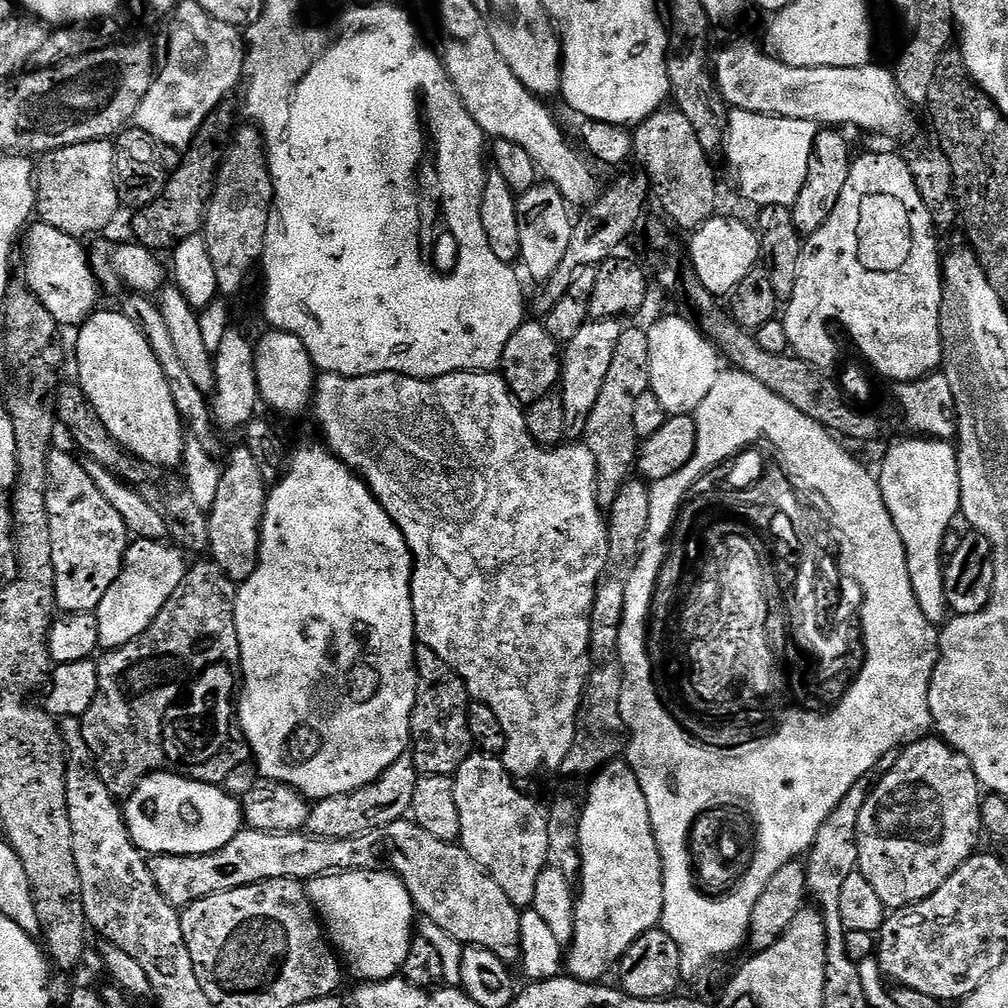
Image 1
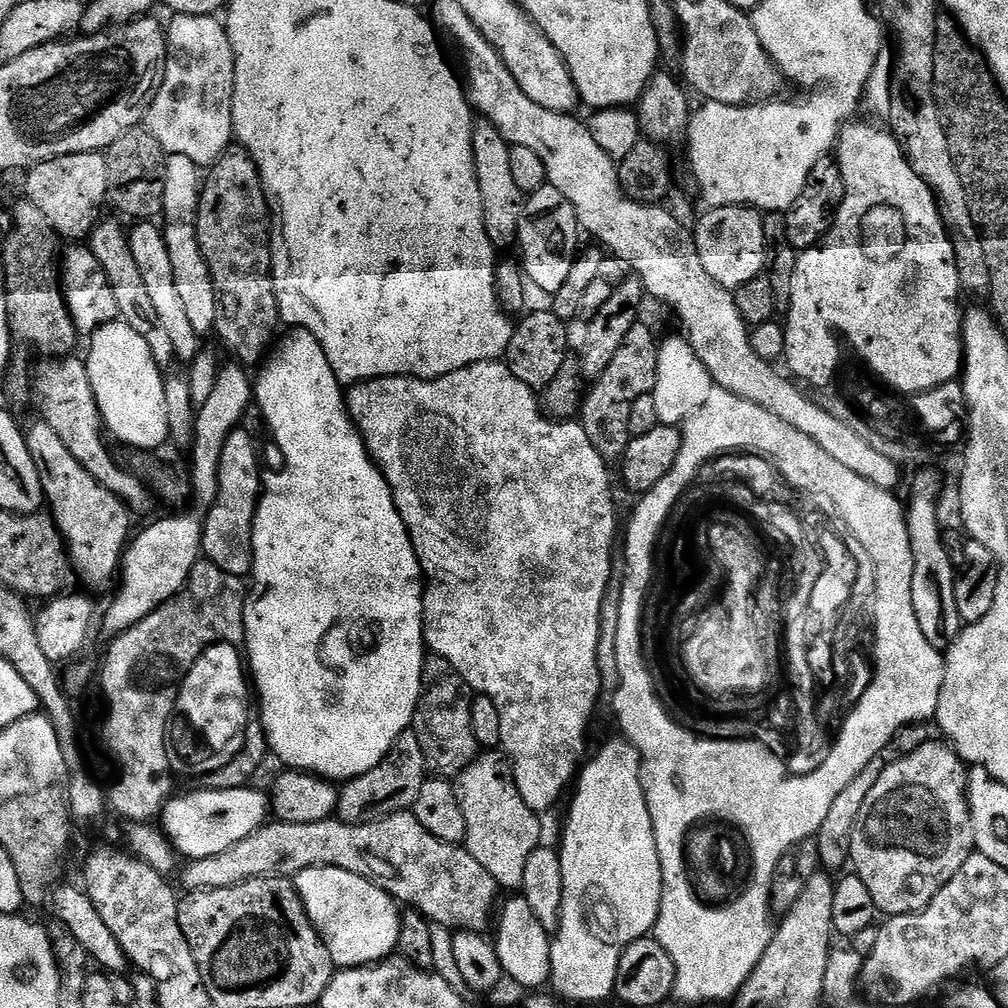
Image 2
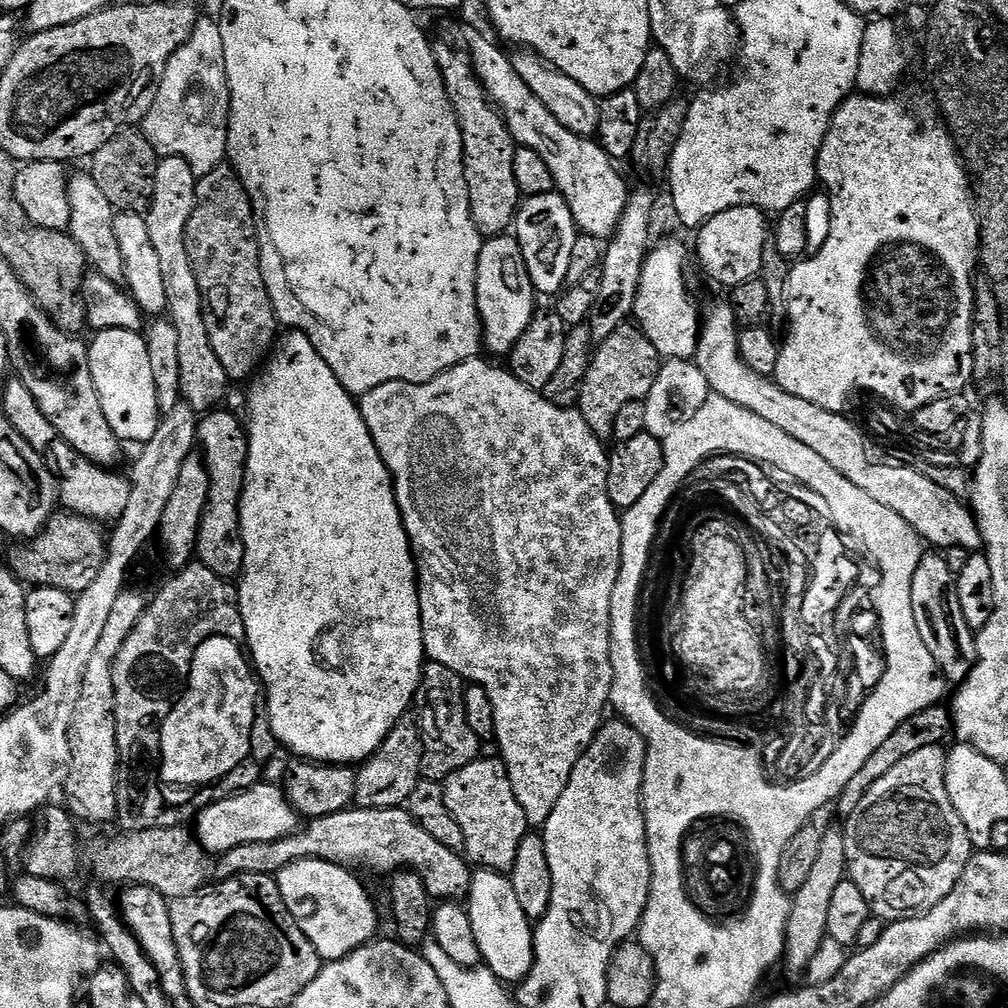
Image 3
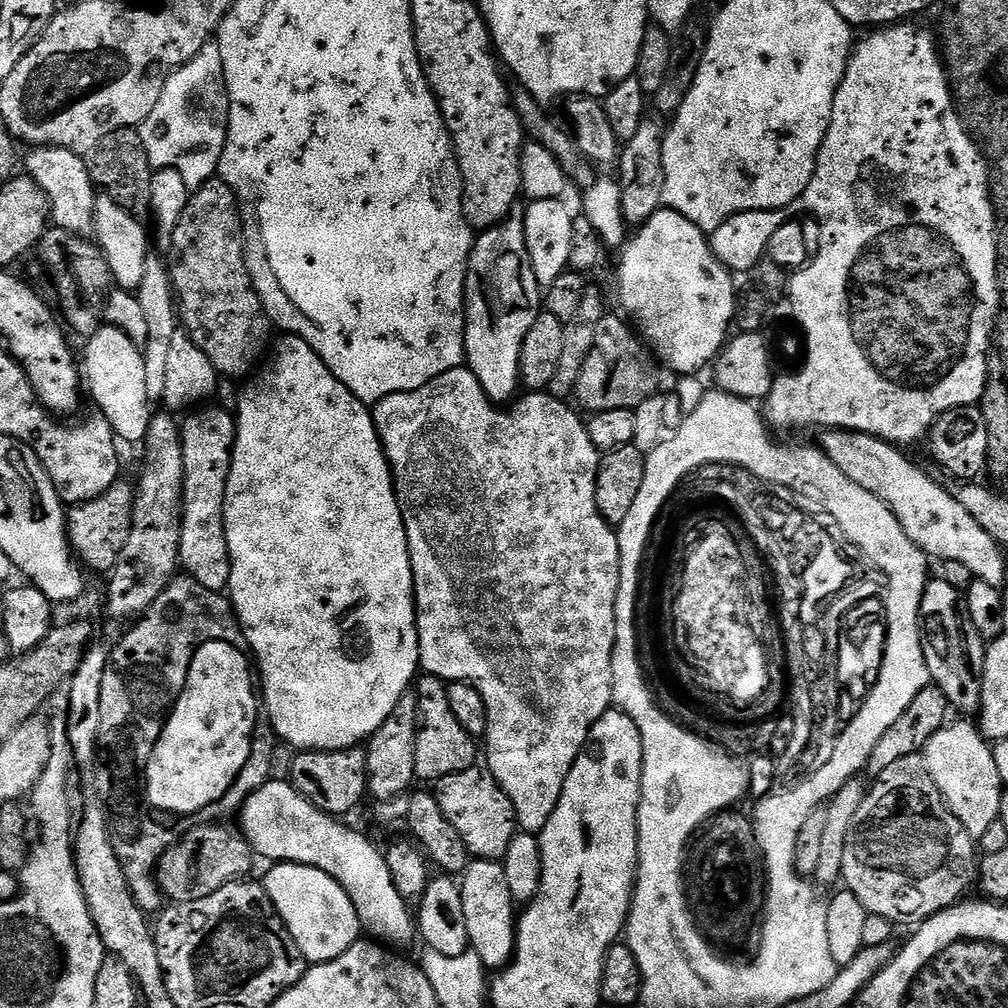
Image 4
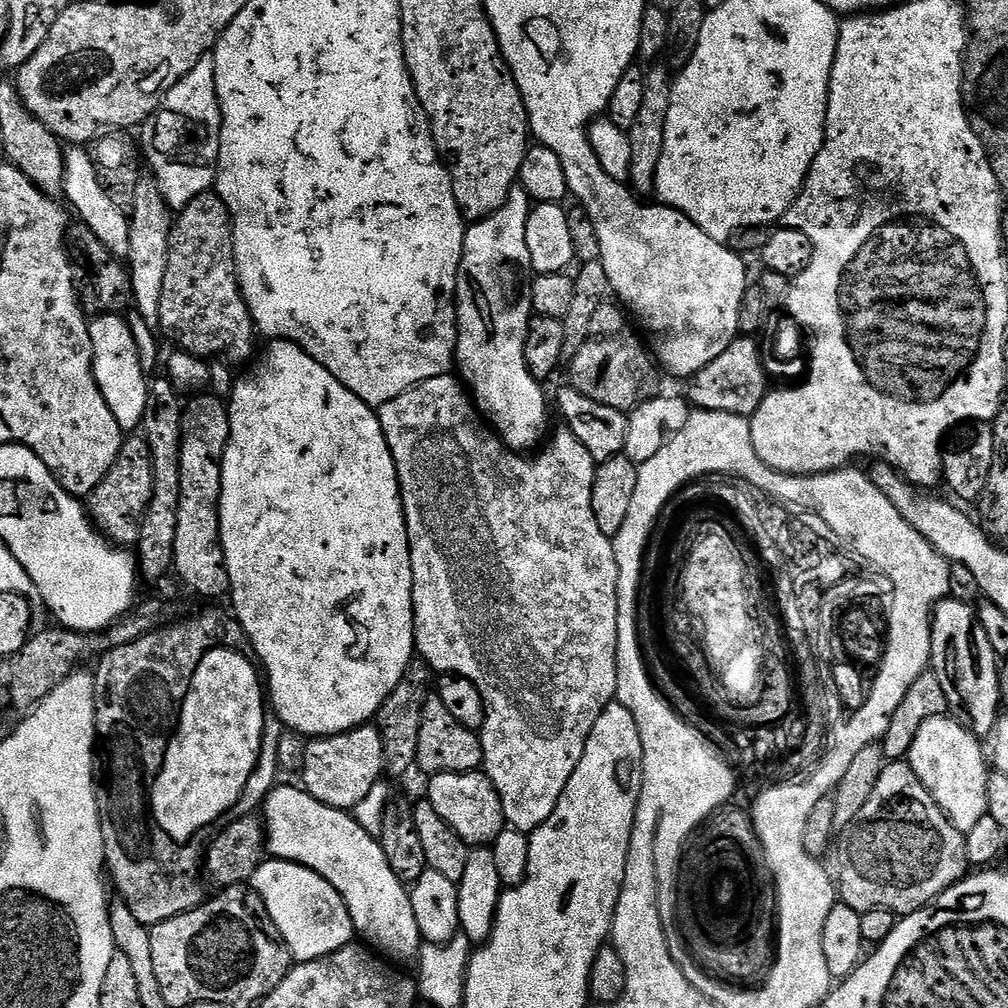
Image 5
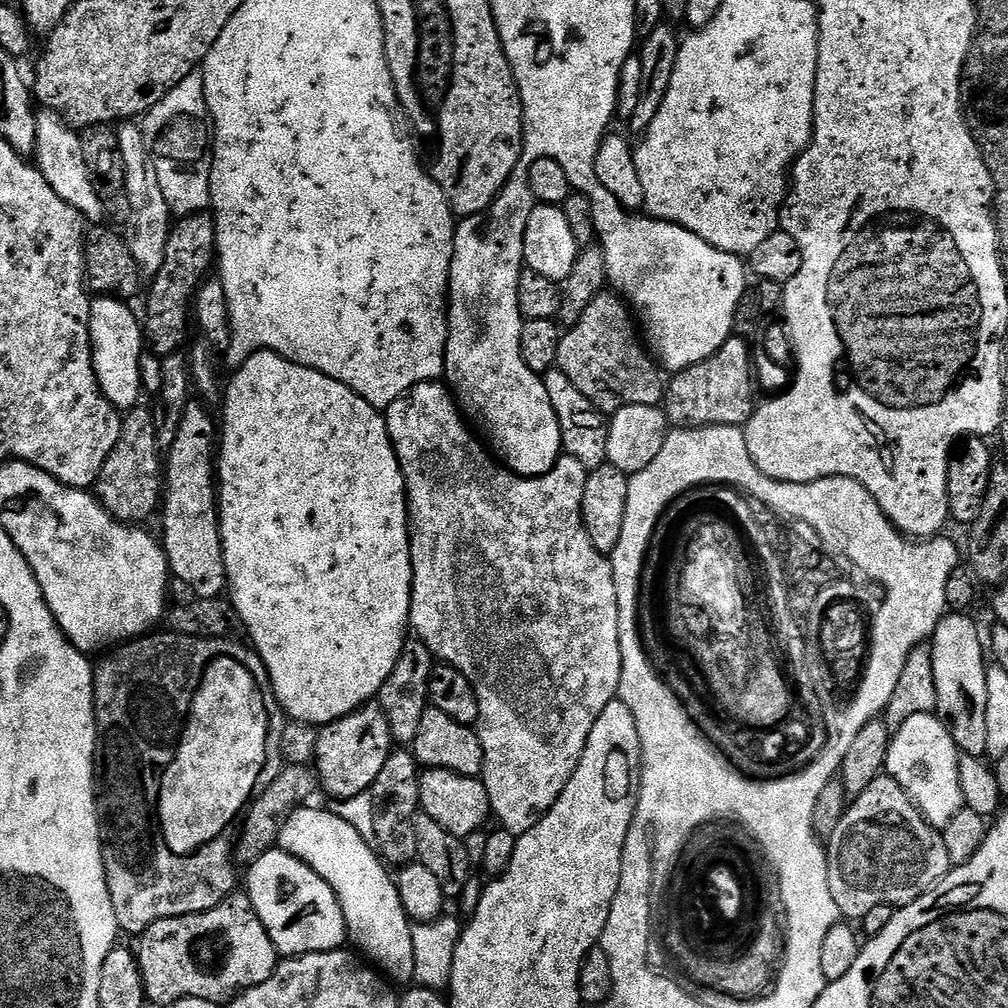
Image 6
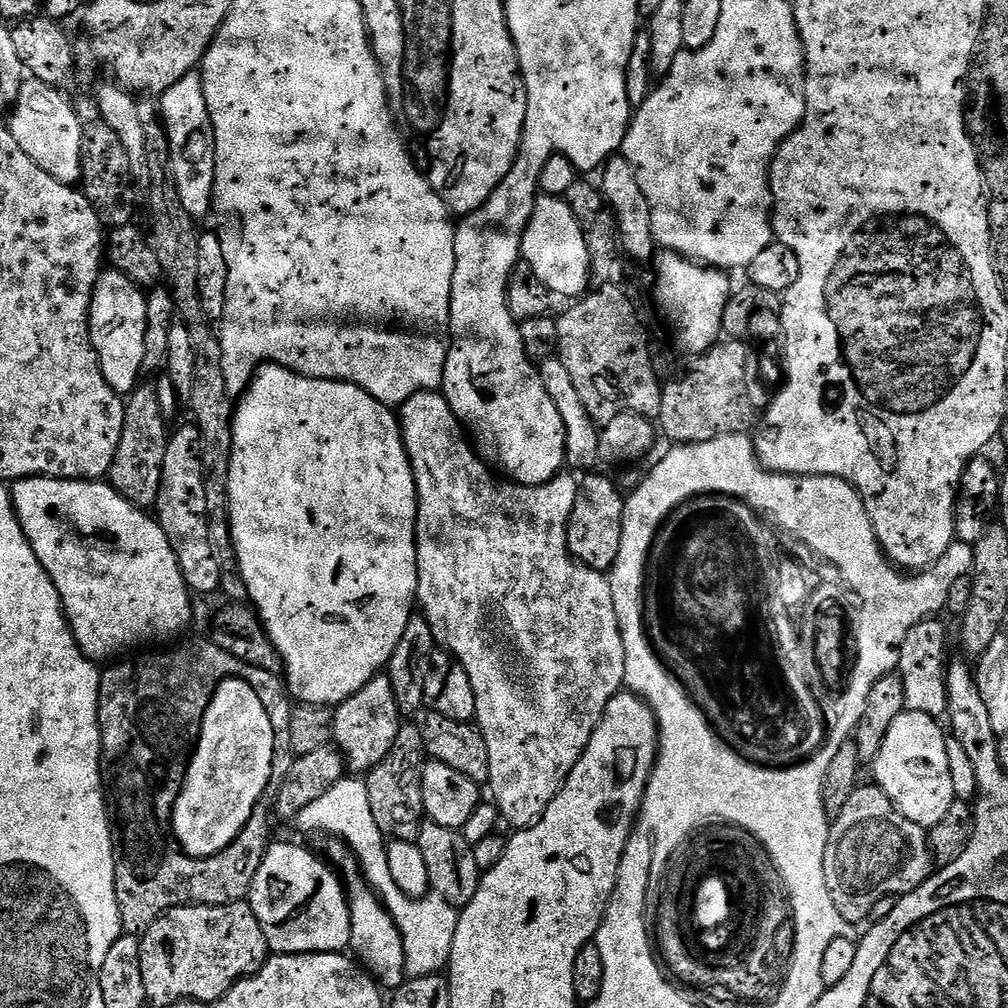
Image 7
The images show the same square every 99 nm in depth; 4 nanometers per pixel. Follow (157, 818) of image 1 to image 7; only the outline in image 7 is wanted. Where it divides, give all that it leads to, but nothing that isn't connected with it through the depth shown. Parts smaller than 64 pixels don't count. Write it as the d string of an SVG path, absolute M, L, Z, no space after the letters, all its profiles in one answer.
M357 878L352 888L347 889L350 914L350 952L366 969L369 976L384 990L395 990L404 985L408 976L406 970L406 950L402 946L402 934L396 919L388 913L384 901L368 887L363 879Z

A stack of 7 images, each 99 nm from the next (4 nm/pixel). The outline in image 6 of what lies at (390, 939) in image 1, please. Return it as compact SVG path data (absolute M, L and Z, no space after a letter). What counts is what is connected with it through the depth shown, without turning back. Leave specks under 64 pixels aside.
M273 850L262 854L262 858L255 860L247 872L246 894L281 957L335 952L345 947L346 929L338 898L309 864L304 864L289 852Z

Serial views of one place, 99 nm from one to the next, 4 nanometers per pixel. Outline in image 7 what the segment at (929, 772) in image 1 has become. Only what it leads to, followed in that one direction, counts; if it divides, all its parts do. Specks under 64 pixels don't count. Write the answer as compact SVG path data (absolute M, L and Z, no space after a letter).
M858 786L854 790L854 794L850 794L850 802L846 802L846 806L842 806L842 810L840 813L835 816L835 818L831 821L829 830L828 830L828 845L826 846L826 858L824 859L824 869L826 870L826 887L830 889L830 898L834 898L834 906L838 906L838 914L842 914L842 918L846 918L849 924L856 926L859 925L859 920L862 922L868 920L868 915L870 914L870 910L874 906L874 902L878 902L878 898L886 898L887 896L901 897L905 896L908 892L912 892L915 888L921 888L924 885L924 881L928 879L929 876L932 875L934 871L934 861L932 859L932 848L928 845L928 832L922 826L918 826L918 822L910 822L910 818L906 818L903 816L899 810L894 806L894 802L890 802L890 798L886 798L886 794L883 792L881 788L877 788L875 786L869 786L869 788L864 788L865 786Z

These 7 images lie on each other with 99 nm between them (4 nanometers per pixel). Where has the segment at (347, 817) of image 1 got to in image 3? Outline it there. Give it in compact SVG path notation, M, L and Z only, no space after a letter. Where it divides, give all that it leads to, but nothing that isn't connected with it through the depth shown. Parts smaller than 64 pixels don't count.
M401 722L384 739L384 745L365 760L356 779L355 803L361 808L403 808L410 794L420 785L422 773L420 758L424 754L424 743L420 740L420 729L415 723Z

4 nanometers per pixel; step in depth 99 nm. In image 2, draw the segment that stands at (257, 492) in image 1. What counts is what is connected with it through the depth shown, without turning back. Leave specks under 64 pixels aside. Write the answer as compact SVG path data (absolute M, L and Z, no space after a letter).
M241 430L231 432L226 438L218 462L217 490L208 508L212 509L202 520L201 546L207 563L237 578L247 577L252 571L252 522L262 495L262 471L256 457L256 444L253 436Z

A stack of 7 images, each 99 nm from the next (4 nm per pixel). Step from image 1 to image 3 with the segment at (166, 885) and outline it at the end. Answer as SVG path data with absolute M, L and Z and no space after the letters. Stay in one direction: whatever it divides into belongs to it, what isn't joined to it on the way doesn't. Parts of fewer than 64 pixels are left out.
M353 806L338 814L326 814L317 820L308 820L306 826L274 842L234 846L215 863L215 879L229 880L240 874L271 876L299 860L325 860L349 870L369 868L372 872L388 872L387 874L407 870L424 883L428 895L436 902L463 901L472 885L474 872L469 861L460 852L450 850L450 846L442 846L442 842L430 838L430 834L418 826L407 807Z

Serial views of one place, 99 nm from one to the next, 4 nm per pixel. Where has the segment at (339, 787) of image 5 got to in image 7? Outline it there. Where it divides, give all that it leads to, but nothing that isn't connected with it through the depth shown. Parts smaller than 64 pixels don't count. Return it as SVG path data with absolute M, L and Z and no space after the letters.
M386 674L375 676L358 694L335 705L332 713L332 738L344 756L347 771L352 774L371 772L394 746L394 738L402 726L402 713L394 696L394 686Z

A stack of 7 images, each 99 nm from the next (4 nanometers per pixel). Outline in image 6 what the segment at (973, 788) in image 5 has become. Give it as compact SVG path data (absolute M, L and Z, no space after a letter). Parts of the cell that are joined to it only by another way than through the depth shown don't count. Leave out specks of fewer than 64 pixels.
M930 712L906 718L906 722L895 729L888 747L887 775L908 791L908 796L929 824L941 830L948 825L950 818L954 818L954 814L958 814L958 810L966 807L960 781L961 755L944 721Z

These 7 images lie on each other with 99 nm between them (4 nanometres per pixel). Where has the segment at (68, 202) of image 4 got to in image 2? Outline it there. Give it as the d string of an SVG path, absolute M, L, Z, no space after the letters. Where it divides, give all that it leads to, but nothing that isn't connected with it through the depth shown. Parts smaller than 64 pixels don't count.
M106 220L97 223L92 229L86 240L86 247L90 250L90 254L94 254L94 258L98 260L98 266L106 274L106 282L110 282L110 290L114 290L114 302L118 302L119 319L126 326L130 326L130 330L146 338L146 346L150 346L150 354L156 364L167 366L168 363L176 360L174 342L170 342L170 337L166 334L166 330L162 330L153 312L149 295L146 294L146 286L138 274L134 256L130 254L125 229L120 229L112 220Z

